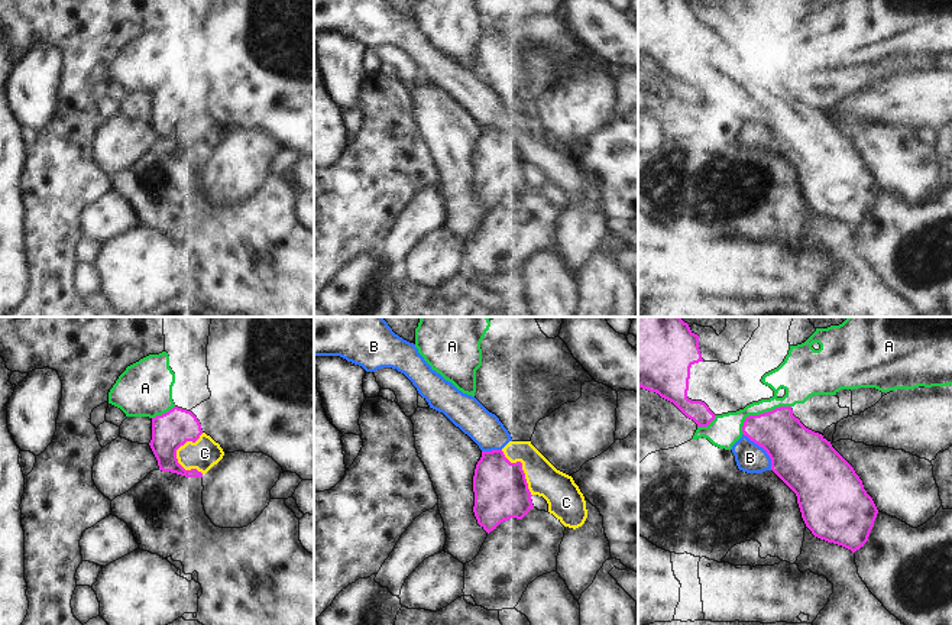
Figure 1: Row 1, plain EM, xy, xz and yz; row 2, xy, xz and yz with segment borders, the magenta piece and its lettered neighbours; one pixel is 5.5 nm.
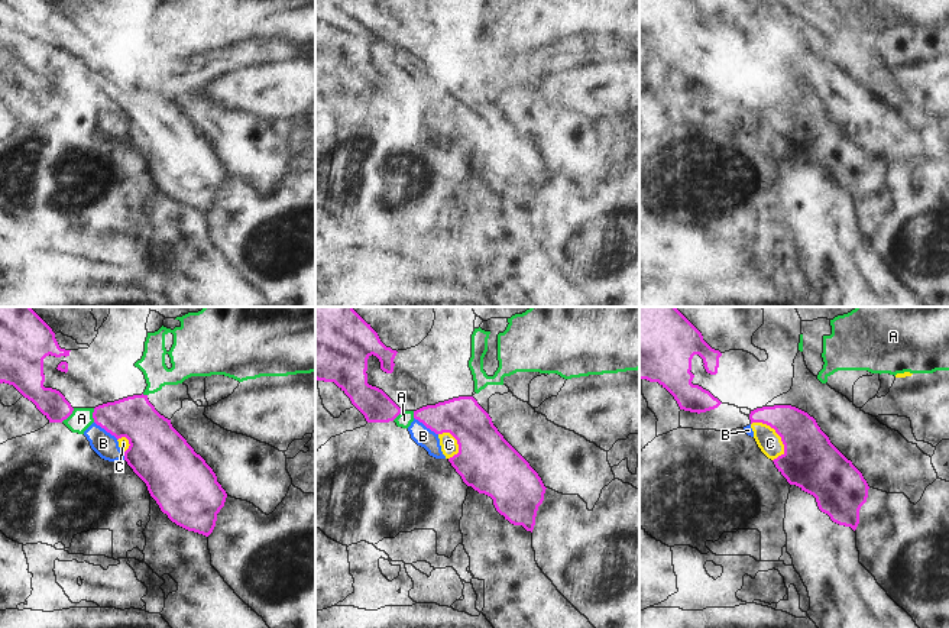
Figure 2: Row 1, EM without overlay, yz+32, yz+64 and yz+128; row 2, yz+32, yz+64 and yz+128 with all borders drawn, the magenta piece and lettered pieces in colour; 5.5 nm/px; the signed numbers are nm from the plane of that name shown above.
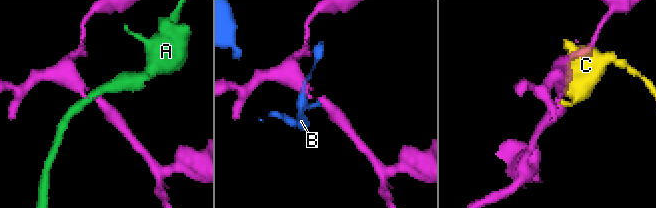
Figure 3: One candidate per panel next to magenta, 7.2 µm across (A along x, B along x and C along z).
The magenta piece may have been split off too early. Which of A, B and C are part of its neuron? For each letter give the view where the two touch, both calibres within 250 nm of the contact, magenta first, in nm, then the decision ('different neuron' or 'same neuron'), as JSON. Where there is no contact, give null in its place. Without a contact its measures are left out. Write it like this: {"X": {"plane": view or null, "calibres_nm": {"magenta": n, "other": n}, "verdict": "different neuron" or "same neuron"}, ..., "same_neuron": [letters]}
{"A": {"plane": "yz", "calibres_nm": {"magenta": 280, "other": 180}, "verdict": "different neuron"}, "B": {"plane": "yz", "calibres_nm": {"magenta": 320, "other": 170}, "verdict": "different neuron"}, "C": {"plane": "xy", "calibres_nm": {"magenta": 200, "other": 170}, "verdict": "different neuron"}, "same_neuron": []}

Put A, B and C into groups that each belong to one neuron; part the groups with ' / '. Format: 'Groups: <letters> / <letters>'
Groups: A / B C.

